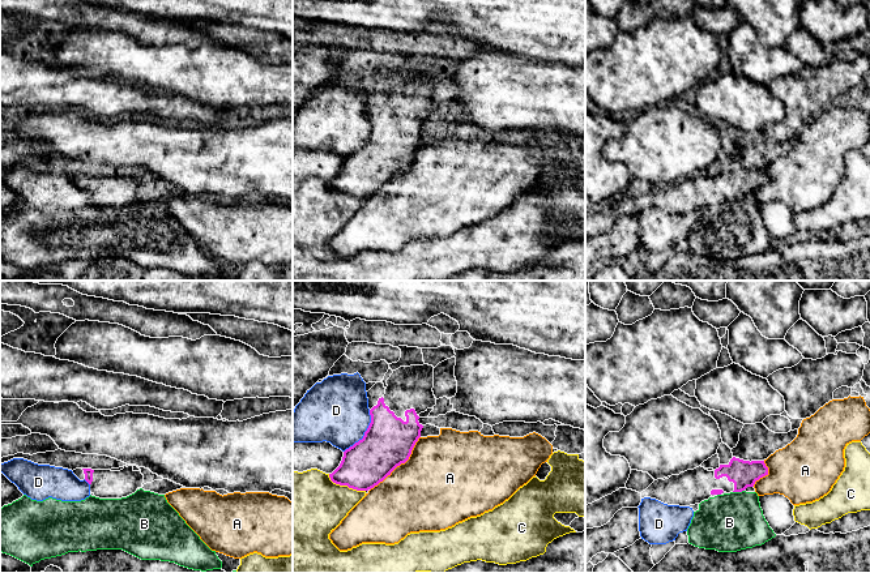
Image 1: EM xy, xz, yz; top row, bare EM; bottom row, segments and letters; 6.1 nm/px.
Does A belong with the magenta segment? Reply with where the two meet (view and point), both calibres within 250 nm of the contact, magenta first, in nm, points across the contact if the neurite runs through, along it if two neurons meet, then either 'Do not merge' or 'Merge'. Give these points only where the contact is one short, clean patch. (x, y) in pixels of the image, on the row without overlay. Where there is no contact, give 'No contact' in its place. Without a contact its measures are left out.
Touches magenta at xz (400, 171). Thickness 300 nm (magenta) against 480 nm. Do not merge

